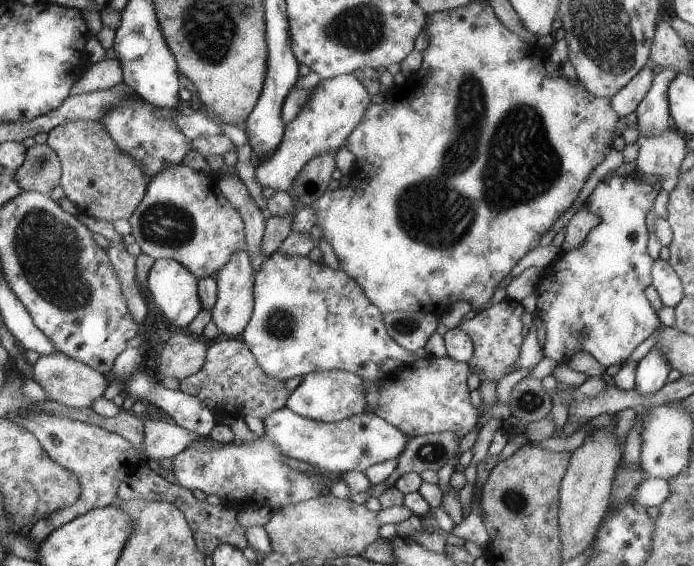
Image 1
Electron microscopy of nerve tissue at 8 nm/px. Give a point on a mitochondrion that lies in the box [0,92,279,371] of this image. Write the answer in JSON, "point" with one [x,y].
{"point":[49,250]}

